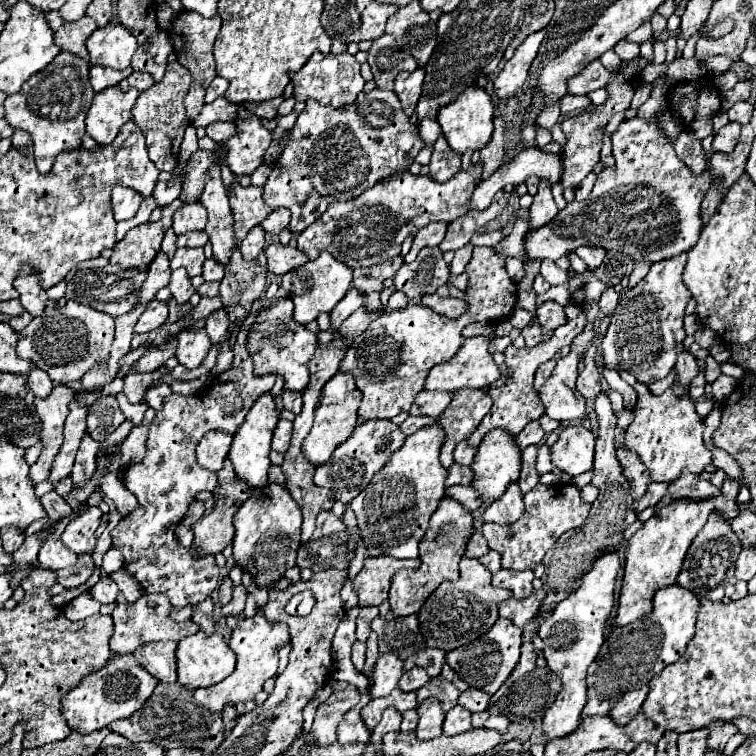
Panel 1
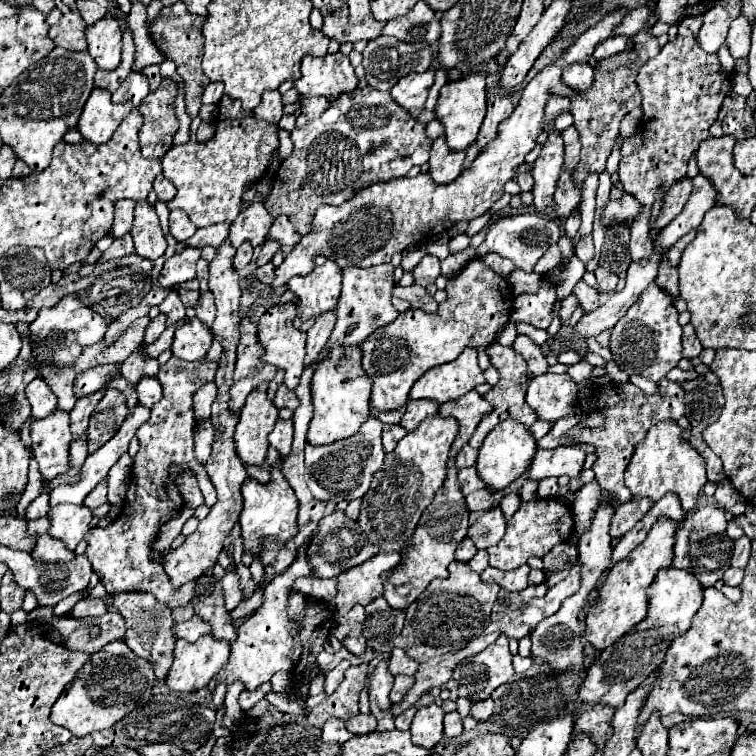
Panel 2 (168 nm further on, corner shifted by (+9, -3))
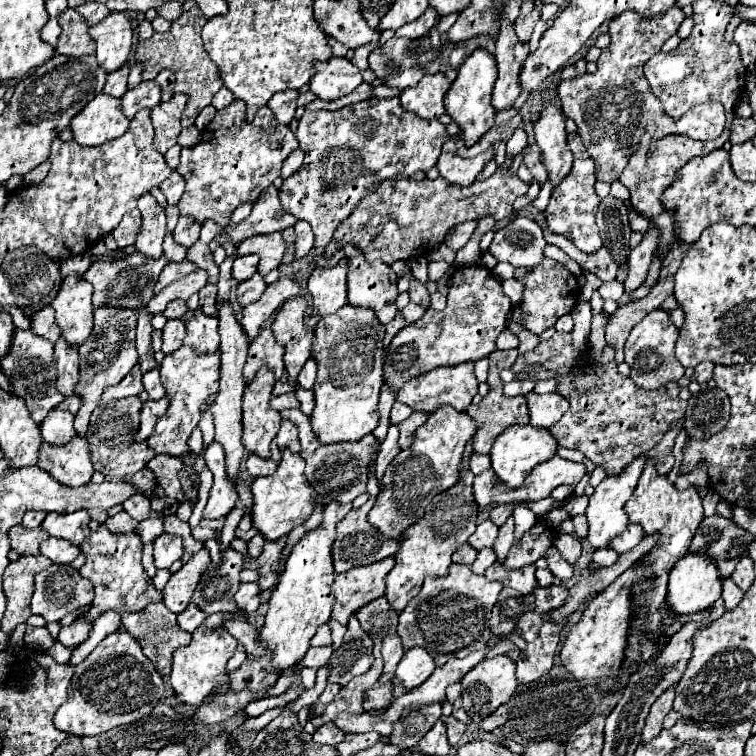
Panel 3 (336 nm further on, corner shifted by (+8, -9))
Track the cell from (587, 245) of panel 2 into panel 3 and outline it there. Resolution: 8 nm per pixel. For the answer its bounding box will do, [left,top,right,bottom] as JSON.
[545,133,603,253]

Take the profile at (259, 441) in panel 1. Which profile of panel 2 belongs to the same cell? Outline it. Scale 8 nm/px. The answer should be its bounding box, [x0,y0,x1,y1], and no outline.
[236,383,278,465]

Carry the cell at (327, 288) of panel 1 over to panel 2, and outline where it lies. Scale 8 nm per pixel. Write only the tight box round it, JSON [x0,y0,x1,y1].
[288,257,340,321]

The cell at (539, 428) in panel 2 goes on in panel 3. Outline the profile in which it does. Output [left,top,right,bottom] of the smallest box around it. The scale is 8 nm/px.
[513,333,687,475]

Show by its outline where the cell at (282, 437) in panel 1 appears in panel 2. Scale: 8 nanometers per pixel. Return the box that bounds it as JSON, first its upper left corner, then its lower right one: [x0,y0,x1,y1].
[268,419,294,457]

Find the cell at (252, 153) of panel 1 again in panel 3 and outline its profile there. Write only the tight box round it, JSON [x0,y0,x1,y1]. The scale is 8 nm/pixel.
[177,101,299,227]

